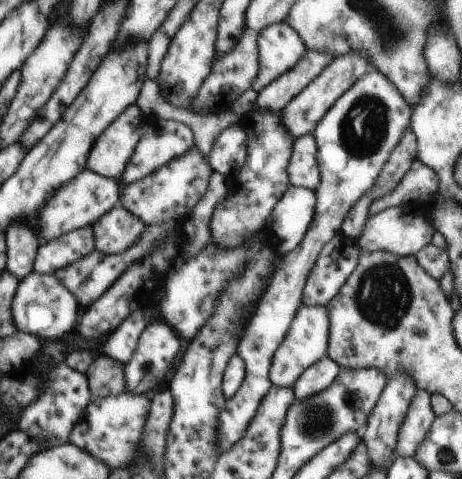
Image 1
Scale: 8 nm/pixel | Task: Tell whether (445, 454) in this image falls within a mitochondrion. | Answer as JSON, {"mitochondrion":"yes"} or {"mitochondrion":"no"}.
{"mitochondrion":"yes"}

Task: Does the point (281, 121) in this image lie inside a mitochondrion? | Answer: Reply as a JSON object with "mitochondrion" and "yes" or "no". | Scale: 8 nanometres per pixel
{"mitochondrion":"no"}

